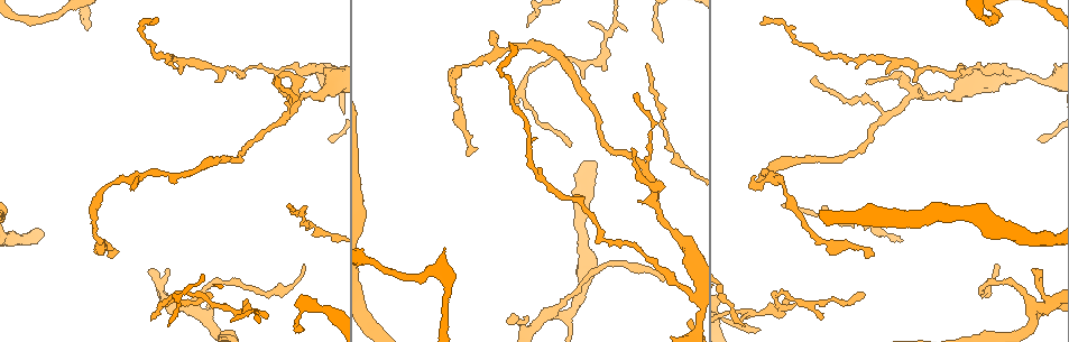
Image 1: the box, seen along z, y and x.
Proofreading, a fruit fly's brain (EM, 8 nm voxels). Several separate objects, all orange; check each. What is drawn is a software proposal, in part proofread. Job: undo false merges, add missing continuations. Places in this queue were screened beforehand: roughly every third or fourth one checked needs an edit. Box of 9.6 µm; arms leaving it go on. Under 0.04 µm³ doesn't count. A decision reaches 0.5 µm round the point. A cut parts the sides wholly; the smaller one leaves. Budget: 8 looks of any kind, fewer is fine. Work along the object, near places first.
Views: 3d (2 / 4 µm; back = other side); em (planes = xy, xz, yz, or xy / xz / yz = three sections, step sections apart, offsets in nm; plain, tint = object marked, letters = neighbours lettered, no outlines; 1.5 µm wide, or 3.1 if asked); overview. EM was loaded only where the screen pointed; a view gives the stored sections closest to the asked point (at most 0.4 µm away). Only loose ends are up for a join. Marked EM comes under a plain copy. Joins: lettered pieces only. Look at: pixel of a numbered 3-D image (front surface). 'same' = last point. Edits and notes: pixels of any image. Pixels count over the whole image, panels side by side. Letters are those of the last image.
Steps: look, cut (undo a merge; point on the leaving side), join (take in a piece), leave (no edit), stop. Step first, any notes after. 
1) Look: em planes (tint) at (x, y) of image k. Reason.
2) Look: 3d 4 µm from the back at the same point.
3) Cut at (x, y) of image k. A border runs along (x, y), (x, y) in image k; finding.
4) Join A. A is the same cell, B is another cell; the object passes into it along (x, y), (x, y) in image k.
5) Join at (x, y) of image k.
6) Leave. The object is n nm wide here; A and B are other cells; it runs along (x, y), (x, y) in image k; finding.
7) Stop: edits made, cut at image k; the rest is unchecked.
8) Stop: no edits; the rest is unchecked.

Look: 3d 4 µm at (743, 320) of image 1. Thin end.

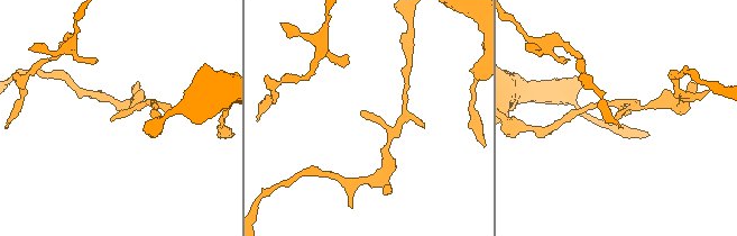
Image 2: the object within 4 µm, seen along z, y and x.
Look: em xz step 4 (tint) at (615, 118) of image 2.

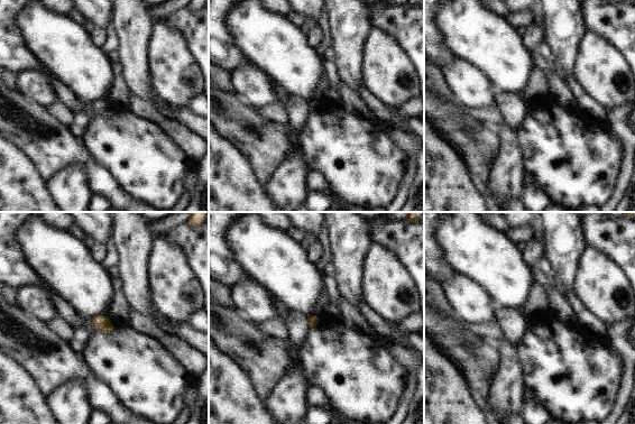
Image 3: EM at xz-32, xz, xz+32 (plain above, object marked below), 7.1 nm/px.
Look: em planes (letters) at the same point. Another direction.

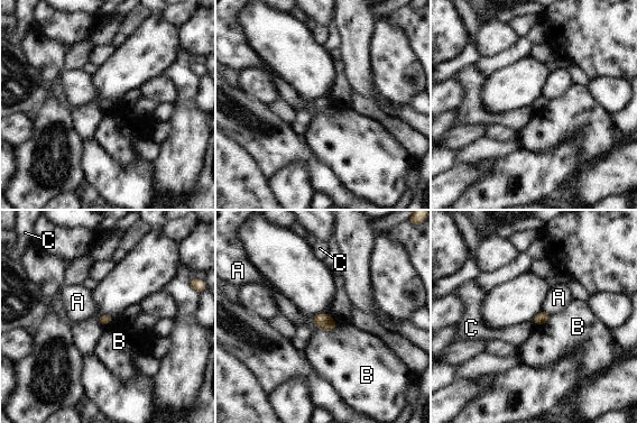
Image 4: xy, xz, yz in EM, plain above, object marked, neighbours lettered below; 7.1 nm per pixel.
Leave. A, B and C are other cells; a border runs along (338, 325), (331, 330), (319, 329) in image 4; none of them fits.

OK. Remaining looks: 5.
Look: em planes (letters) at (781, 183) of image 1.

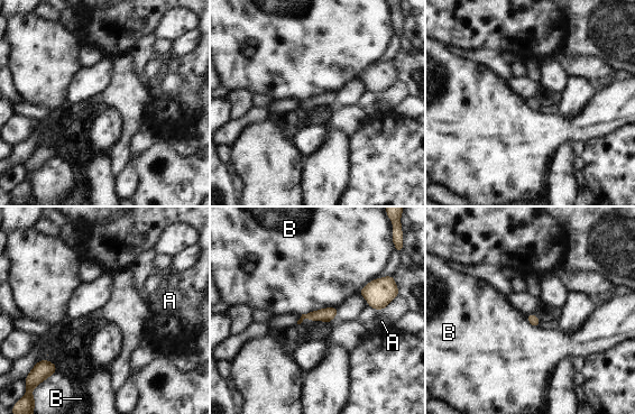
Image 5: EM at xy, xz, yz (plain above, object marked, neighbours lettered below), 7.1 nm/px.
Leave. A and B are other cells; a border runs along (338, 306), (322, 307), (302, 314) in image 5; all the same cell.

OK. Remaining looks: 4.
Look: 3d 4 µm at (635, 95) of image 1. Branch stops here.

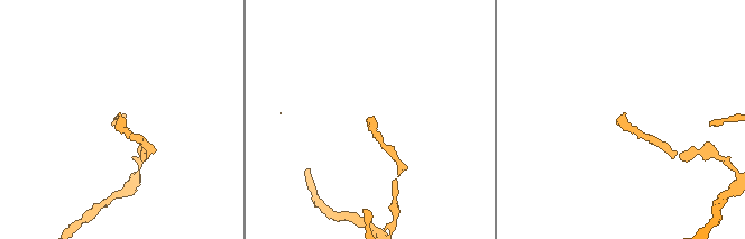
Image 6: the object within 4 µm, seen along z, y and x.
Look: em planes (letters) at (369, 121) of image 6.

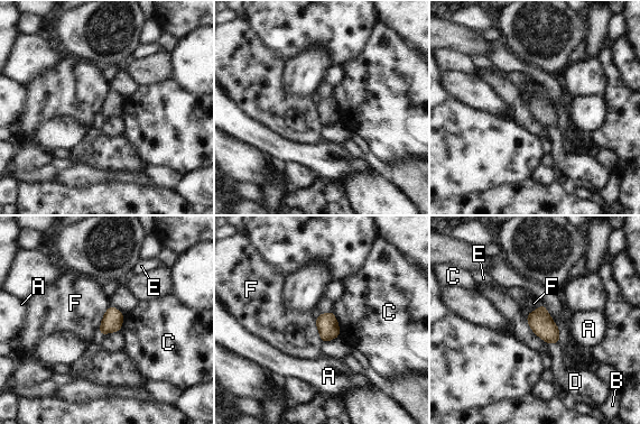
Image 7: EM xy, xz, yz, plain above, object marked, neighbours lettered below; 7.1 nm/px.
Leave. The longest contact is with F, 240 nm; A, B, C, D, E and F are other cells; a border runs along (110, 305), (101, 321), (99, 334) in image 7; no lettered piece goes on from it.

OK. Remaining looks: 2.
Stop: no edits; the rest is unchecked.

